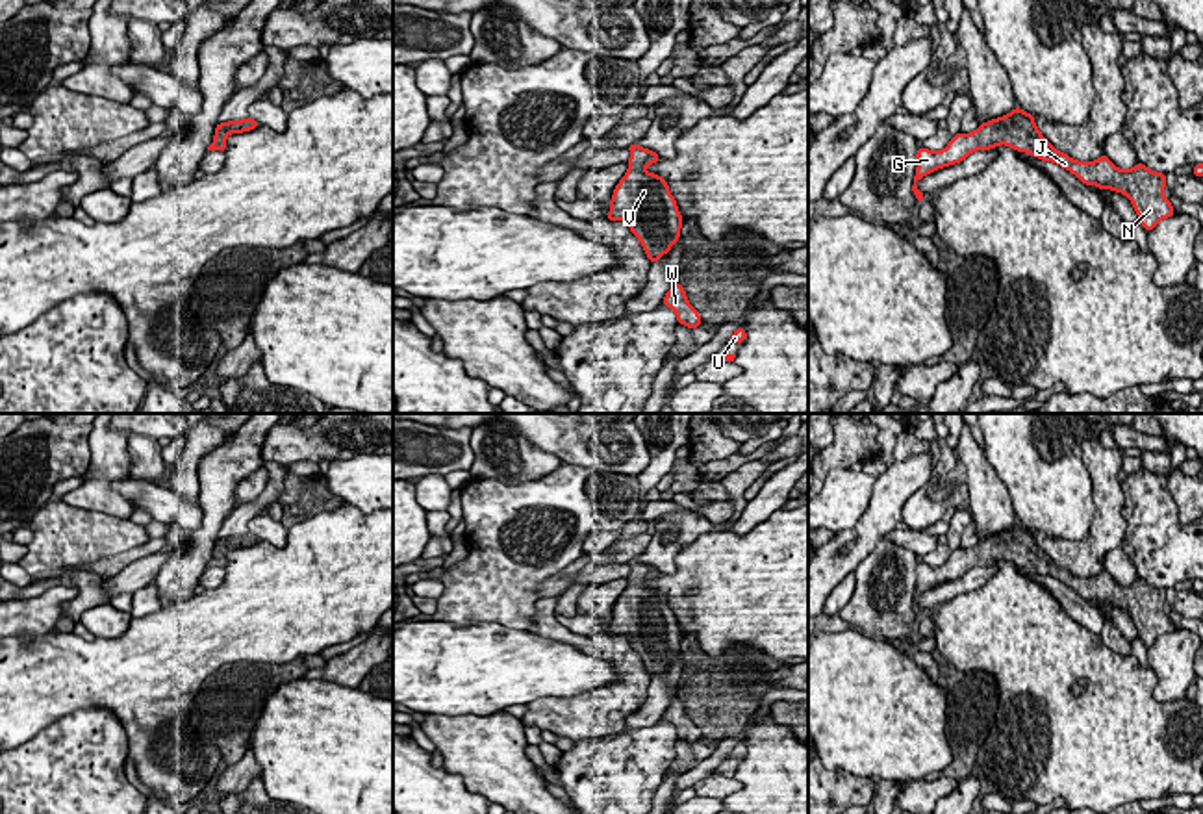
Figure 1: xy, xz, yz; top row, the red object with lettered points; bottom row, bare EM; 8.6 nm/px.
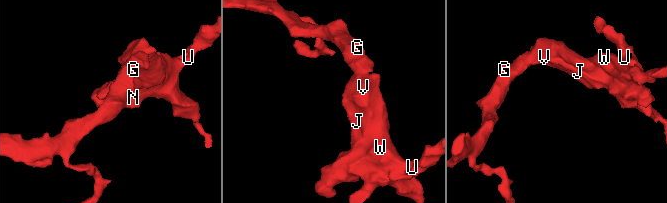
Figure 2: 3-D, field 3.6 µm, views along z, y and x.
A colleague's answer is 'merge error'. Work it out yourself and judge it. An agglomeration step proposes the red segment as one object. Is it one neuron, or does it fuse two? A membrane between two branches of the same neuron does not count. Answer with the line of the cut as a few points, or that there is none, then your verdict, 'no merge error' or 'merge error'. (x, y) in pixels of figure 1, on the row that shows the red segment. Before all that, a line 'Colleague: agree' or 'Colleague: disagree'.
Colleague: disagree
no cut | no merge error

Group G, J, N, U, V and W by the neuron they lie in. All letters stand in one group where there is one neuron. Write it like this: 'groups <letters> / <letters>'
groups G J N U V W

